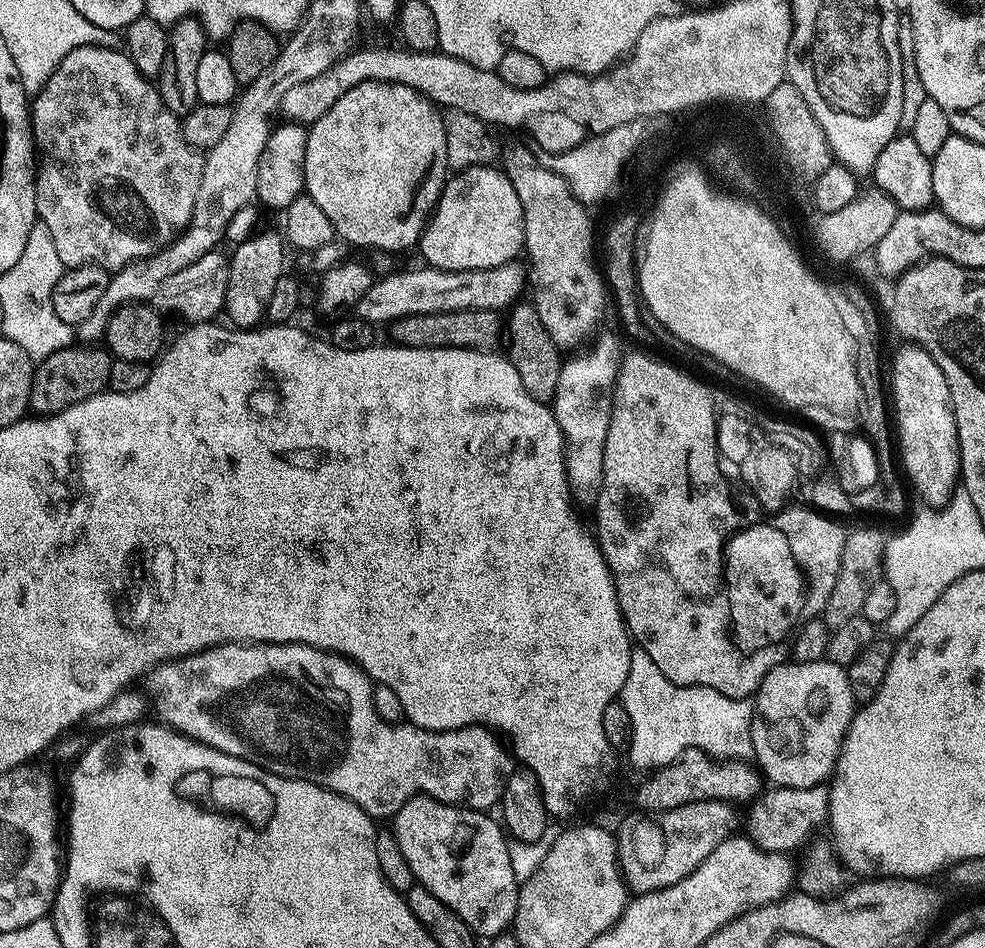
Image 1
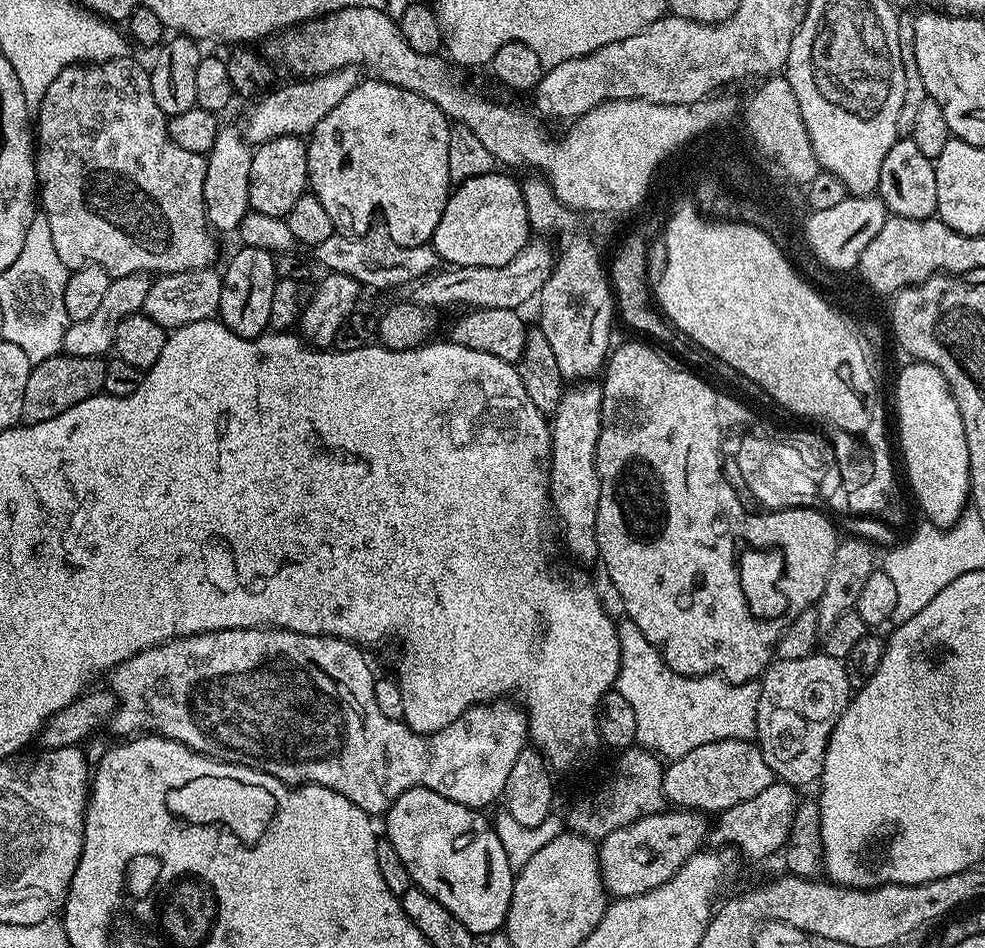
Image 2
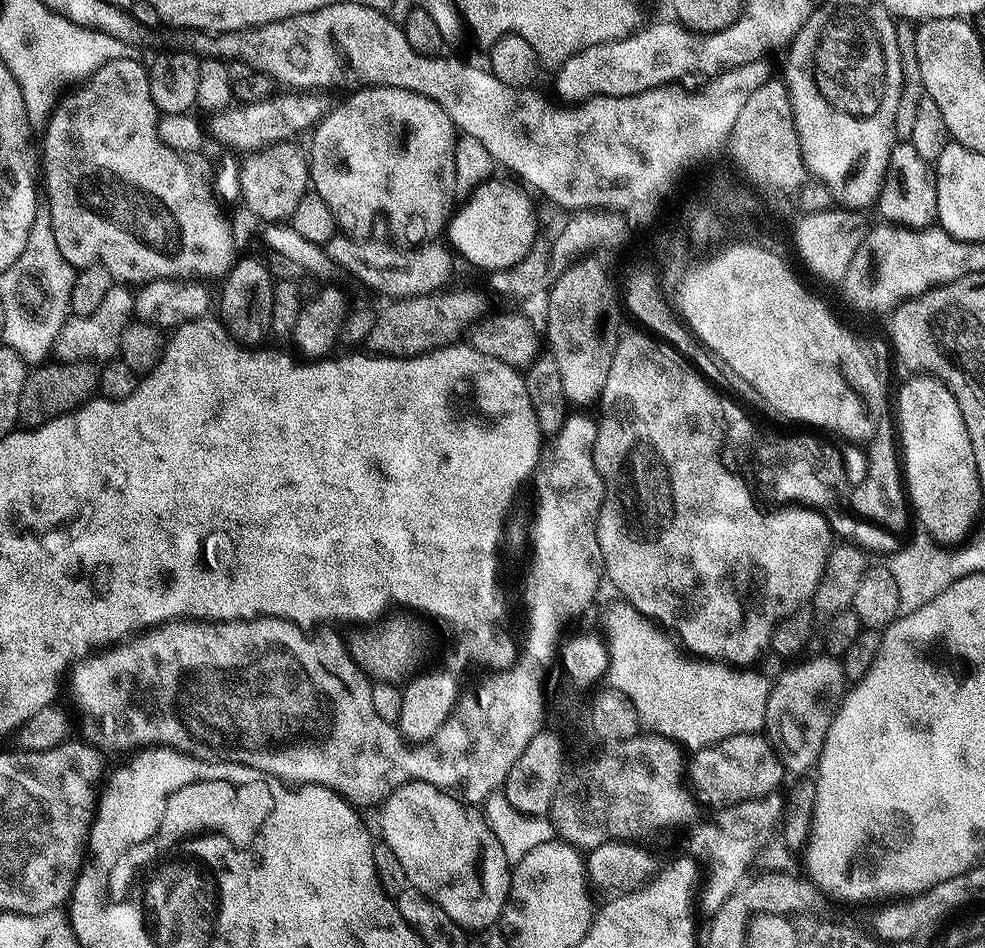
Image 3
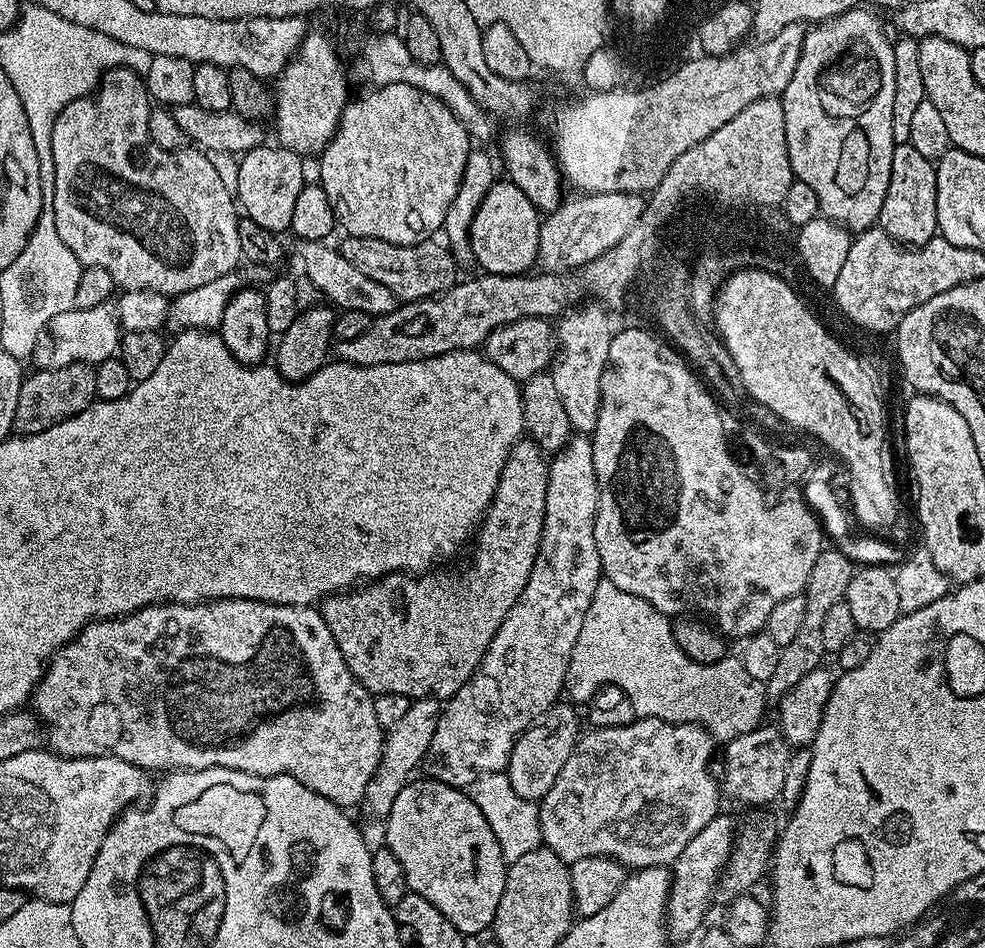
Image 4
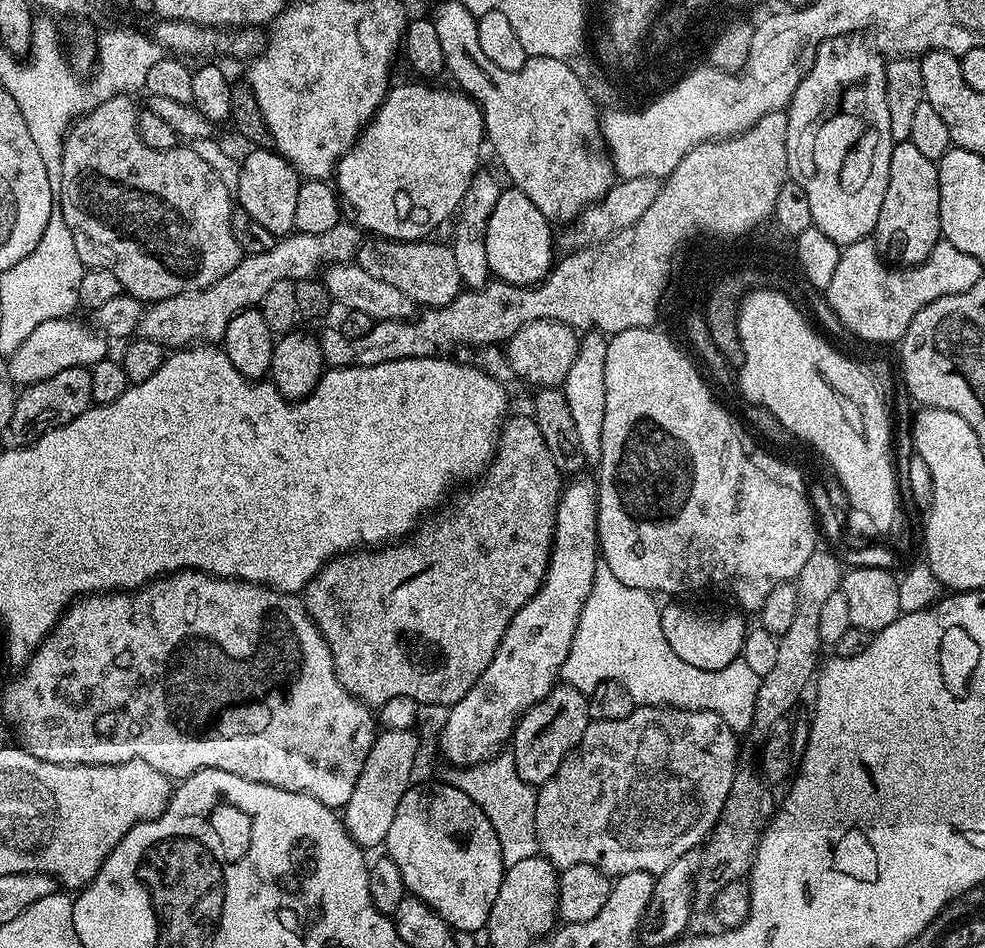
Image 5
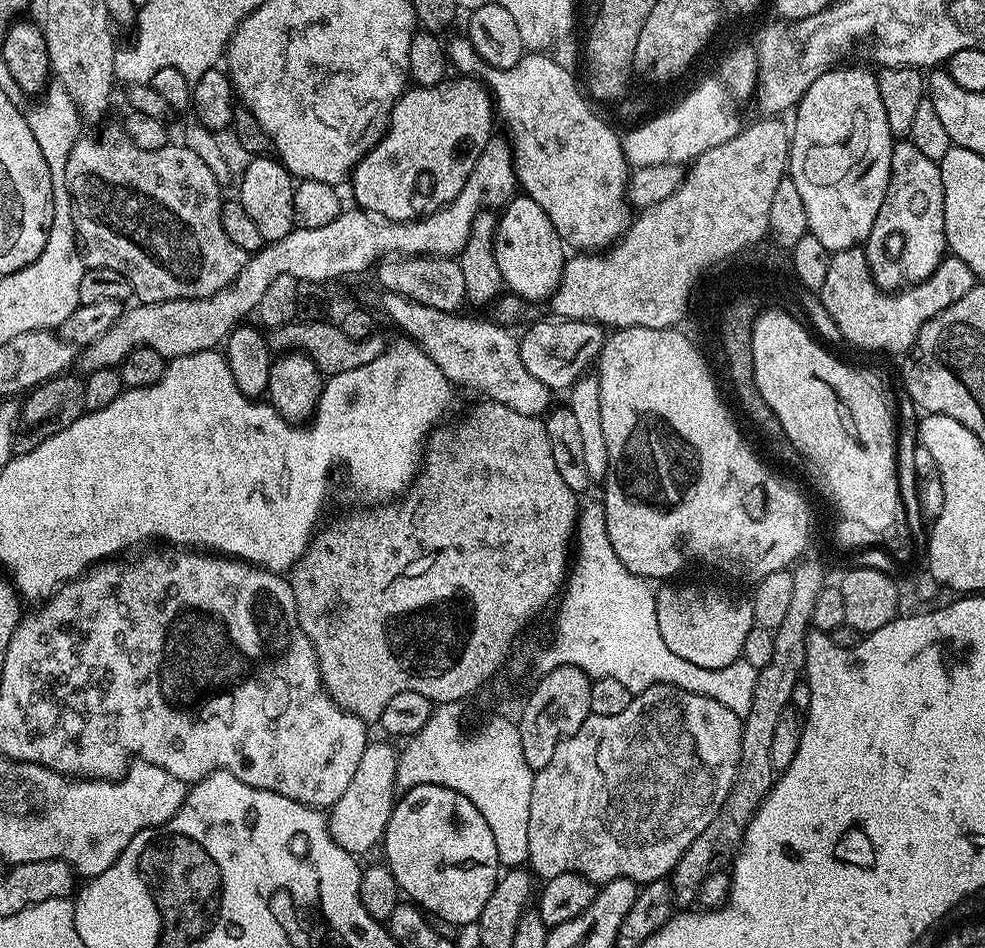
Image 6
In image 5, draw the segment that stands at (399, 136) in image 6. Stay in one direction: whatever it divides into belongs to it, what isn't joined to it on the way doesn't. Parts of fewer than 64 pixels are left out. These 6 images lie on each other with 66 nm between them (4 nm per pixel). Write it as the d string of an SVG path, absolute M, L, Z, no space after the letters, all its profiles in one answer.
M428 82L416 83L420 84L389 87L388 96L380 103L372 123L364 127L334 173L334 184L343 207L352 211L351 223L376 238L422 240L431 237L432 228L447 220L449 223L455 217L470 182L481 167L480 143L485 143L486 133L479 104L467 92L451 87L431 88Z

